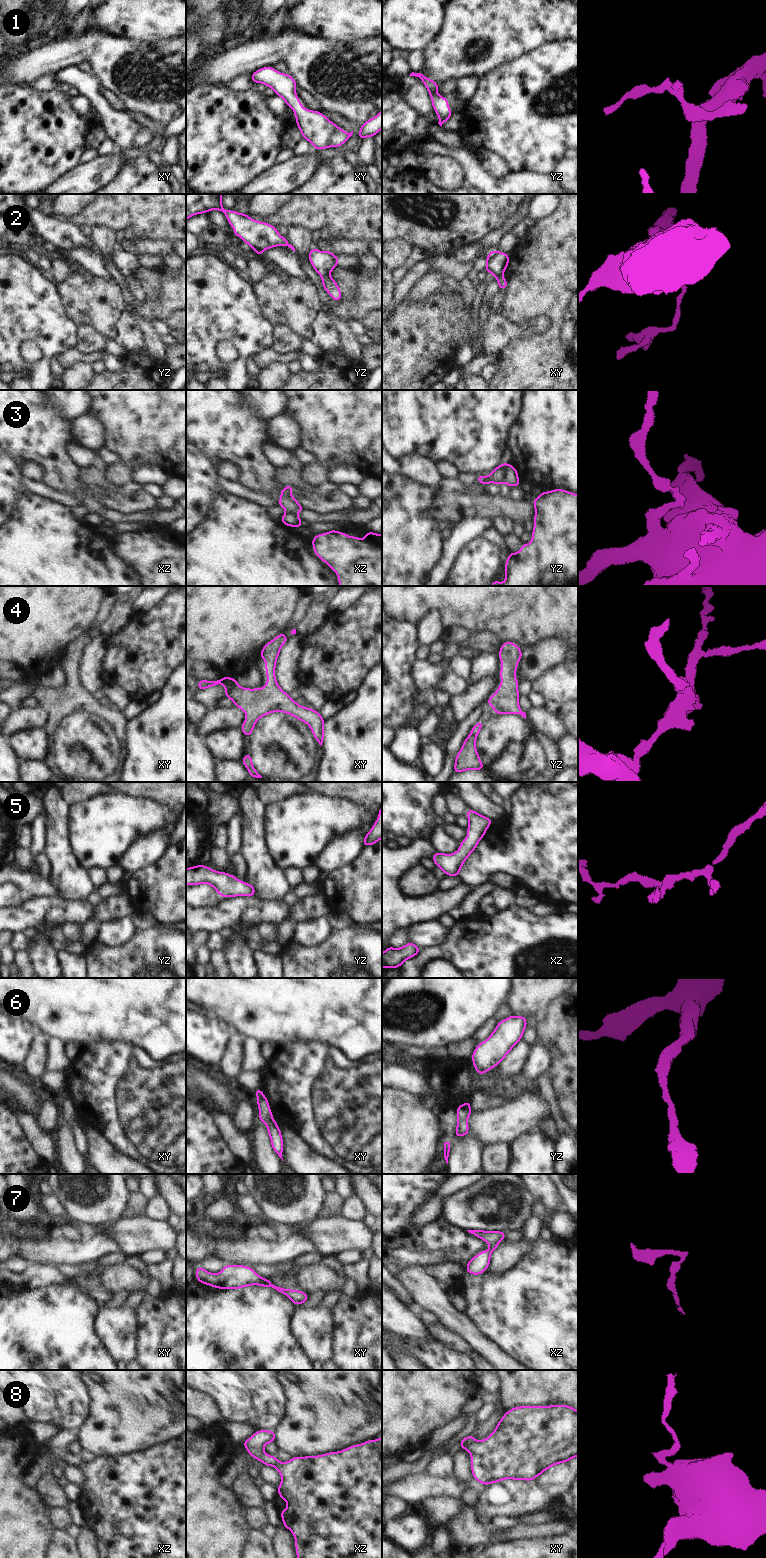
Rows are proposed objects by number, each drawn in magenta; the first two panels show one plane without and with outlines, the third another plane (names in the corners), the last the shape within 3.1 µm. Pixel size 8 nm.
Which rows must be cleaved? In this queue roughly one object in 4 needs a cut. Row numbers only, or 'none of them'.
2, 3, 8

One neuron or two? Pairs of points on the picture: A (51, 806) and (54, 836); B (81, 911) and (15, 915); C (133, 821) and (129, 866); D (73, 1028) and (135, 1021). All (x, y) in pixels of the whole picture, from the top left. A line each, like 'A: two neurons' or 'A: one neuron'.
A: one neuron
B: one neuron
C: two neurons
D: one neuron

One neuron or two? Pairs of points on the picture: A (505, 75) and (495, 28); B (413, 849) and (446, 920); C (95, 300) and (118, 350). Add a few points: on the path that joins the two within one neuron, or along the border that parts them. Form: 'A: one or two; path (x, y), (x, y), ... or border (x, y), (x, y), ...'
A: two; border (524, 53), (517, 58), (500, 64), (483, 76)
B: two; border (446, 912), (437, 919)
C: two; border (105, 336), (114, 338), (127, 351)

